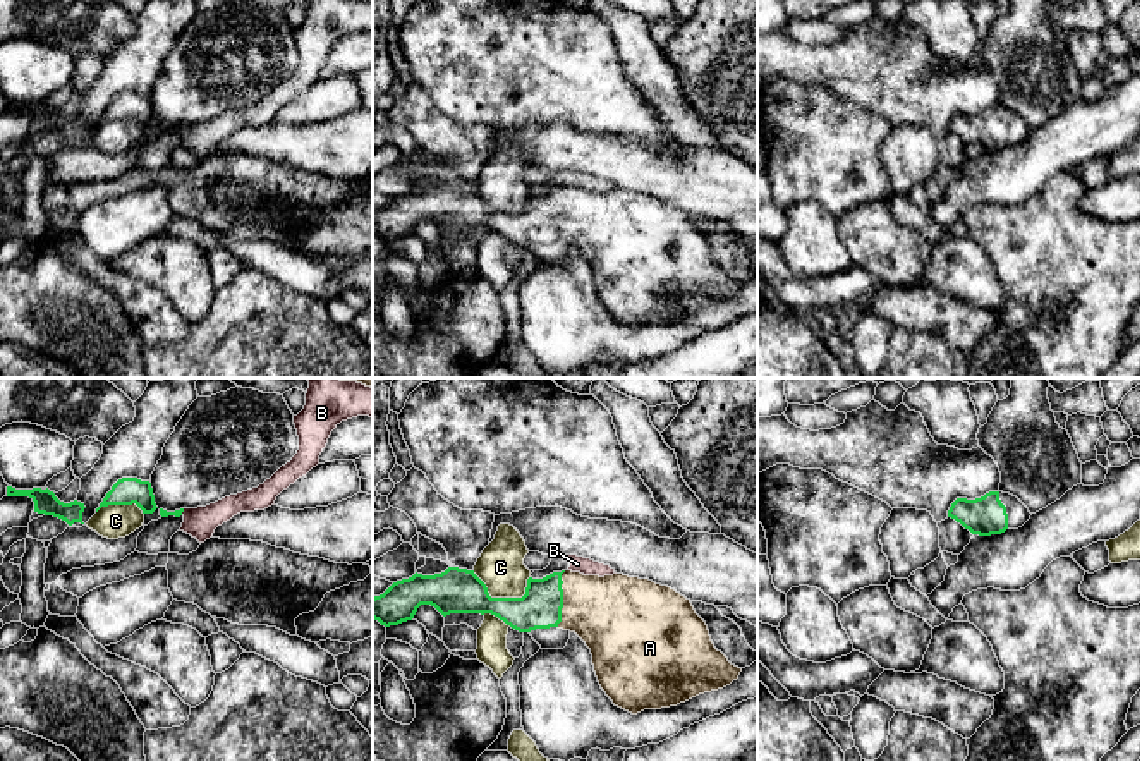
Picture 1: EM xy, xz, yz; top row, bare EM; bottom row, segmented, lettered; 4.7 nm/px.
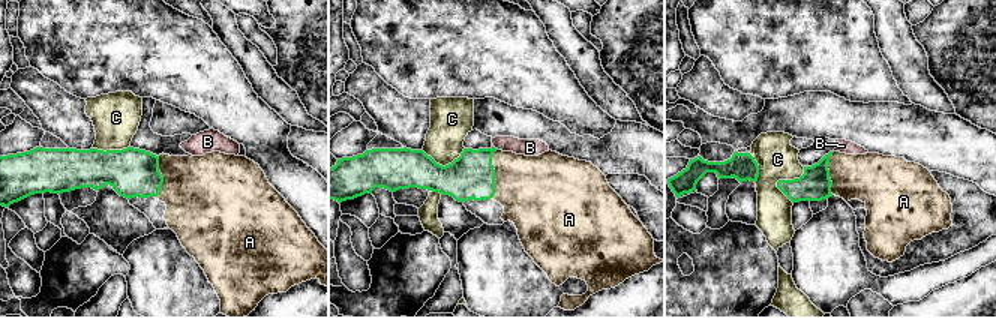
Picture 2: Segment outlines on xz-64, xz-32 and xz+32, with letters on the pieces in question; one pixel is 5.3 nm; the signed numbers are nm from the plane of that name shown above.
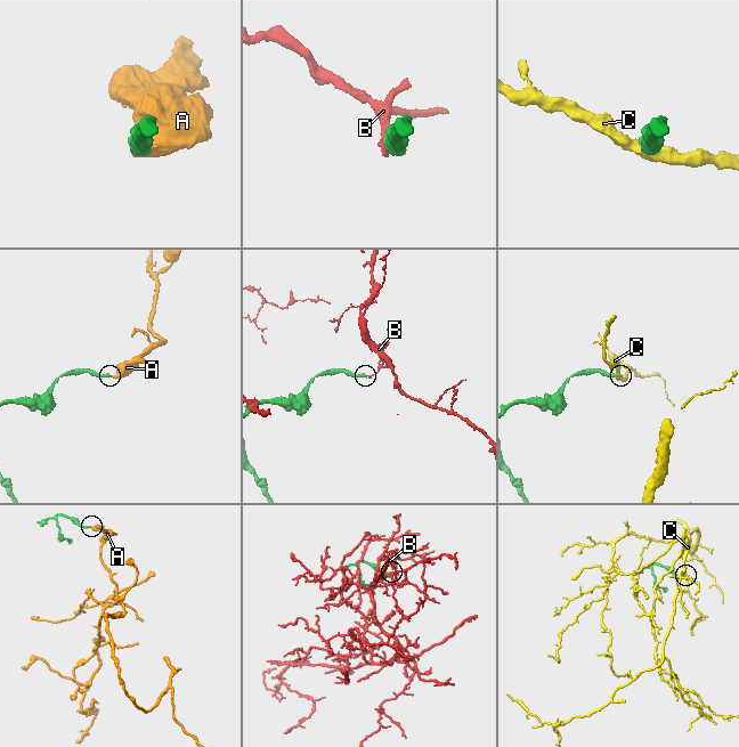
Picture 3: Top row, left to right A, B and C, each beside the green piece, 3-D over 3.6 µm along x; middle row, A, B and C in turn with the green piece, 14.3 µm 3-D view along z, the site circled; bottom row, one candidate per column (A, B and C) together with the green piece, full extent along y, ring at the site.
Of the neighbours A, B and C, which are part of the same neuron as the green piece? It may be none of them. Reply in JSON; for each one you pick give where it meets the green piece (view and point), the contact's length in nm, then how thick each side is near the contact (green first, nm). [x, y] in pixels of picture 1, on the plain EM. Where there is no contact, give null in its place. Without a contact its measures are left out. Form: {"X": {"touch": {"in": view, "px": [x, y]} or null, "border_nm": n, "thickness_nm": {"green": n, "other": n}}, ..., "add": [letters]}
{"A": {"touch": {"in": "xz", "px": [562, 213]}, "border_nm": 260, "thickness_nm": {"green": 190, "other": 360}}, "add": ["A"]}

